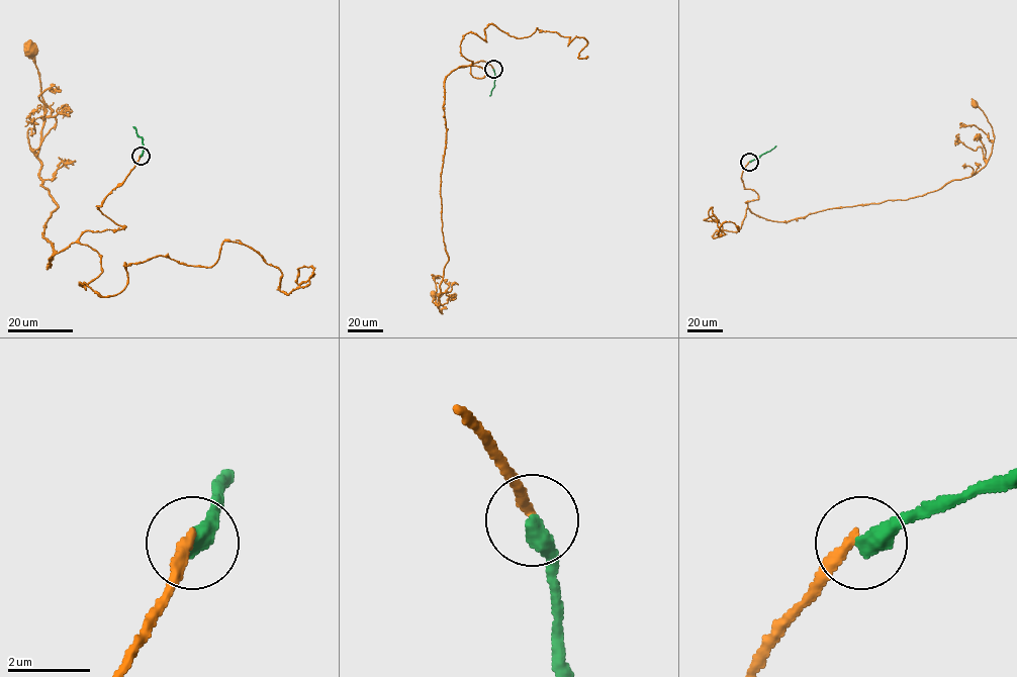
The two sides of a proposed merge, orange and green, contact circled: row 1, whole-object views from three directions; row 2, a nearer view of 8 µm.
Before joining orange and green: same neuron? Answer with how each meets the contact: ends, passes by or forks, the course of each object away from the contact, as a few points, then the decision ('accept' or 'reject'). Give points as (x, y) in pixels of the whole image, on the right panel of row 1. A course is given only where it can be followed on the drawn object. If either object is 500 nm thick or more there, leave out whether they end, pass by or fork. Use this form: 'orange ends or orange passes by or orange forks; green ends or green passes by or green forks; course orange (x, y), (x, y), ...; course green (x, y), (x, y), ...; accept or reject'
orange ends; green ends; course orange (749, 161), (741, 179), (758, 199), (747, 207), (773, 221), (921, 196), (986, 165), (994, 136), (975, 103); course green (750, 161), (775, 146); reject

